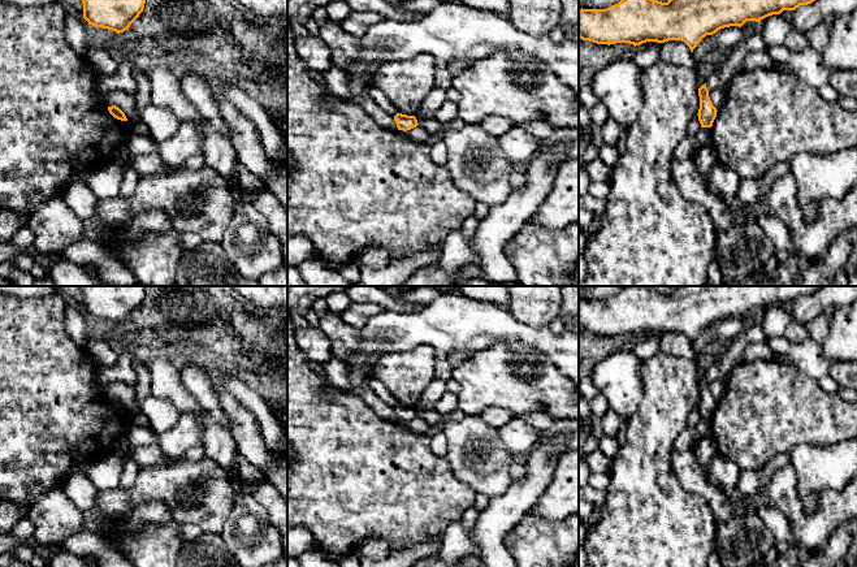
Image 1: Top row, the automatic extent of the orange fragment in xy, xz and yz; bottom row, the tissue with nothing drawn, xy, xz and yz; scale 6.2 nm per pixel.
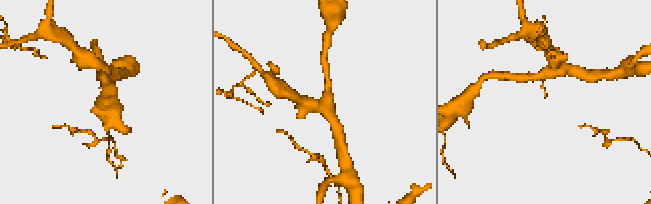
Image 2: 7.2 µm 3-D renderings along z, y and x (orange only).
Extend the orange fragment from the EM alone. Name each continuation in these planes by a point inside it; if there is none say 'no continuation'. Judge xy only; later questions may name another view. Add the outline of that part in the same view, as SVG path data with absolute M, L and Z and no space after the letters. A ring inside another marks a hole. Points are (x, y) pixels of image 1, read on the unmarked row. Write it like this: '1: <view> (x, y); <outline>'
no continuation

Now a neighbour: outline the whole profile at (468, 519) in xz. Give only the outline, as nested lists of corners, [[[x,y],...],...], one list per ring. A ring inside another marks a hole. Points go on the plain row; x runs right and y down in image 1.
[[[475,507],[468,508],[462,519],[460,523],[463,525],[463,528],[466,529],[466,532],[469,534],[476,524],[476,520],[479,518],[479,512]]]

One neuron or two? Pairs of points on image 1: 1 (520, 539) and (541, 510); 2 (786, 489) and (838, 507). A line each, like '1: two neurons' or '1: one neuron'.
1: two neurons
2: one neuron

